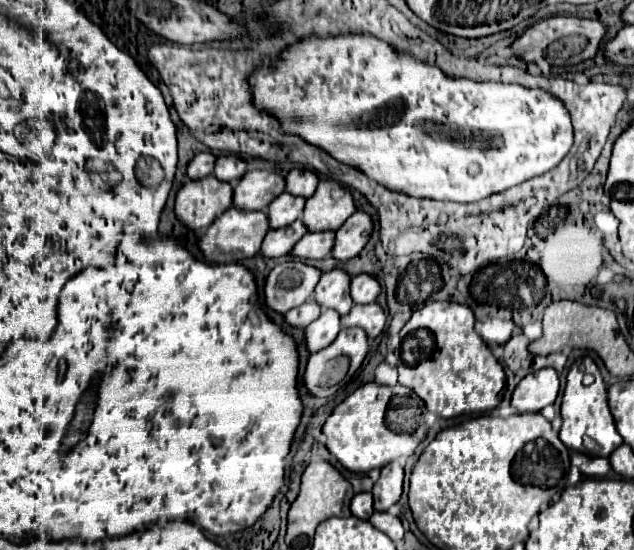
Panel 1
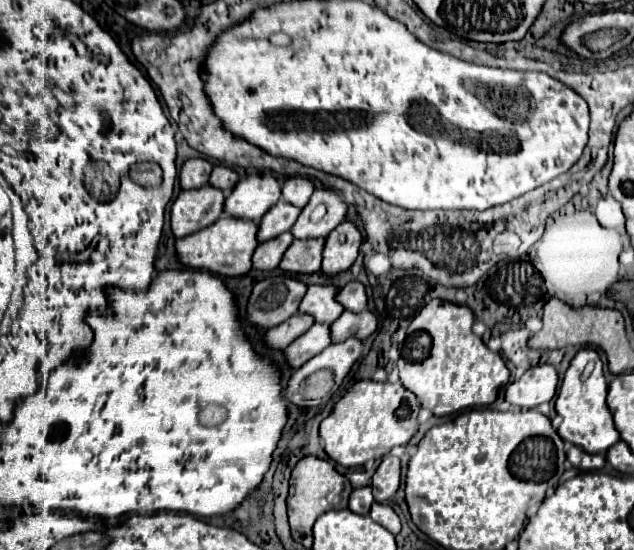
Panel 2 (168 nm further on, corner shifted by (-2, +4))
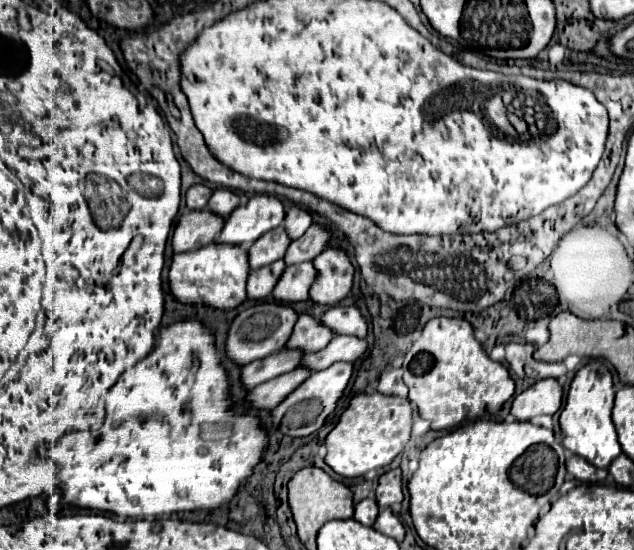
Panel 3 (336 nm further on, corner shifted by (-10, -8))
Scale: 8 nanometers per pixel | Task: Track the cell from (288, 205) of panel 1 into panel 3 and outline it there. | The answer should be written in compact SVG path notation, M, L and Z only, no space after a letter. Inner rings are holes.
M284 226L274 228L272 232L266 232L260 240L256 240L250 250L248 250L248 258L250 258L250 268L262 268L268 266L280 258L284 258L286 248L290 246L292 238L286 236Z

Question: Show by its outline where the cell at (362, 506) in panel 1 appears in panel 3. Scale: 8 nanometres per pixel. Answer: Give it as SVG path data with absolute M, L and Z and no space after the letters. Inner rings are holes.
M366 498L366 500L362 500L362 502L356 504L356 508L354 508L354 520L358 520L364 526L372 526L374 520L376 520L376 516L378 516L378 512L380 512L380 508L378 508L376 500L374 498Z

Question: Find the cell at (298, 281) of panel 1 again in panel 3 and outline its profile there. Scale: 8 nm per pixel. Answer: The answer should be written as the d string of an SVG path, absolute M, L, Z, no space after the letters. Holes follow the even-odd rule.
M258 302L256 306L246 308L244 312L240 312L228 332L228 340L224 344L224 352L228 358L232 358L236 364L244 366L252 360L260 360L266 358L278 350L284 348L284 344L288 342L288 336L292 334L292 328L298 320L298 312L284 304L284 302Z

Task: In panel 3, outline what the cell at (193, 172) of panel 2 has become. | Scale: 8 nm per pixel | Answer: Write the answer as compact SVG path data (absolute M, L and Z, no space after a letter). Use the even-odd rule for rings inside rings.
M194 184L186 192L186 206L190 210L202 210L206 208L210 196L212 196L212 188L208 188L206 184Z

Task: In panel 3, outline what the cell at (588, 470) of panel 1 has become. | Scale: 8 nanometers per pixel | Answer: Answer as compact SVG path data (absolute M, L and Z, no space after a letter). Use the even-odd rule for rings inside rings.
M570 456L566 460L566 468L568 472L572 472L572 476L580 482L588 482L588 484L600 484L604 482L604 478L608 476L608 470L600 470L594 468L592 464L588 464L584 458L580 456Z

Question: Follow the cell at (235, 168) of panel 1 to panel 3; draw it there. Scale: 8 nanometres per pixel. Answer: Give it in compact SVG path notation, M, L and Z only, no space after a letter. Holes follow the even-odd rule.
M218 188L218 190L214 190L214 194L212 194L210 202L208 202L208 208L226 218L238 206L238 202L240 202L240 198L232 190Z

